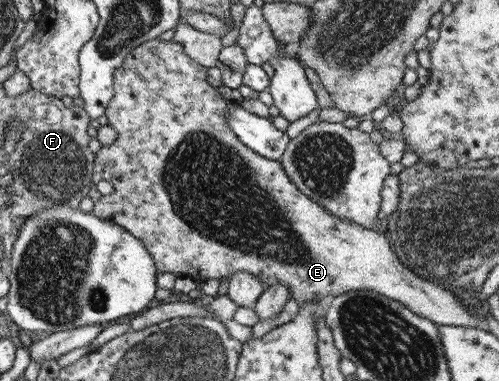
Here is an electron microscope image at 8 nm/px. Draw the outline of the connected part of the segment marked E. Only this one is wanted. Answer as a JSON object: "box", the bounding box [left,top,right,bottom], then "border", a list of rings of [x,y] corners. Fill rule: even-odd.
{"box":[88,37,481,329],"border":[[[159,37],[145,42],[137,46],[132,53],[129,53],[125,57],[123,64],[115,69],[113,78],[114,96],[104,114],[109,119],[108,124],[117,131],[118,136],[111,145],[102,146],[95,153],[92,185],[88,194],[93,200],[92,211],[97,217],[111,219],[111,221],[119,223],[119,226],[123,227],[123,229],[135,235],[139,240],[142,240],[143,245],[154,260],[159,274],[175,273],[178,276],[185,275],[195,280],[205,281],[209,278],[229,280],[233,276],[233,273],[245,271],[257,277],[257,279],[261,279],[266,286],[275,285],[275,283],[287,285],[289,291],[291,291],[291,298],[294,298],[298,304],[305,303],[305,301],[320,301],[325,296],[339,296],[343,293],[351,292],[351,290],[370,290],[403,303],[411,311],[415,311],[417,315],[431,319],[431,321],[438,325],[477,327],[481,329],[480,316],[476,316],[472,311],[466,309],[467,306],[461,303],[461,299],[451,292],[451,289],[433,284],[433,282],[421,278],[415,272],[411,272],[399,260],[399,257],[395,255],[395,252],[383,234],[363,227],[359,223],[351,223],[349,219],[339,219],[339,217],[331,215],[331,211],[327,211],[323,205],[313,201],[311,197],[299,190],[299,187],[295,183],[291,182],[280,160],[265,158],[243,144],[239,140],[239,137],[235,135],[233,129],[229,128],[229,123],[227,123],[228,118],[226,118],[226,115],[232,103],[223,99],[223,96],[219,95],[217,89],[209,85],[207,81],[207,69],[198,62],[195,62],[195,59],[189,58],[185,54],[181,44],[171,41],[163,42]],[[101,180],[107,180],[107,182],[113,185],[113,193],[103,195],[97,191],[96,184],[97,182],[101,182]]]}

